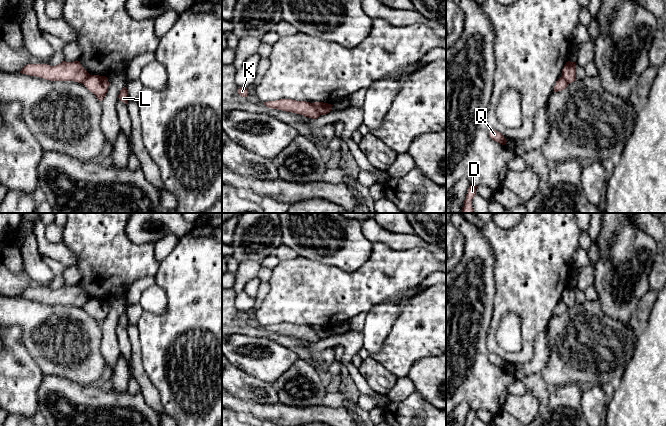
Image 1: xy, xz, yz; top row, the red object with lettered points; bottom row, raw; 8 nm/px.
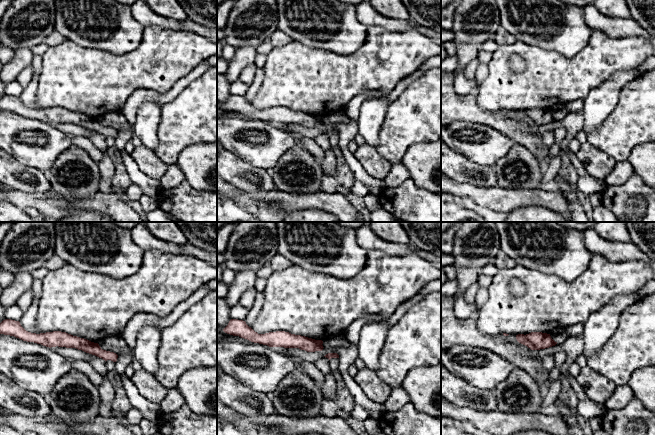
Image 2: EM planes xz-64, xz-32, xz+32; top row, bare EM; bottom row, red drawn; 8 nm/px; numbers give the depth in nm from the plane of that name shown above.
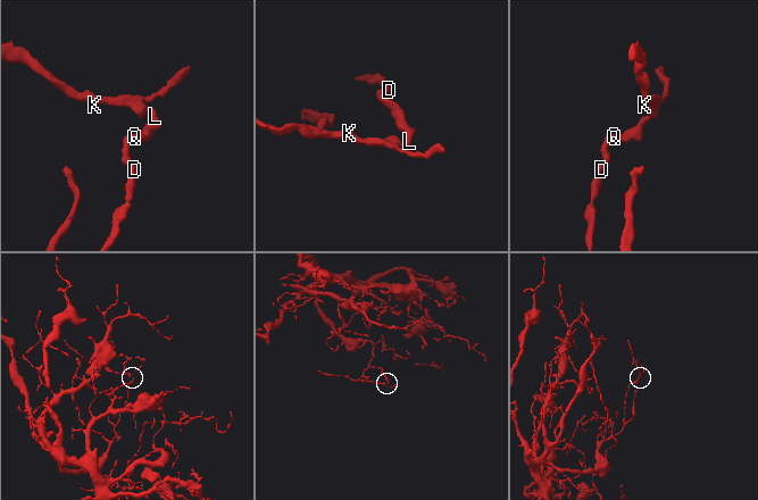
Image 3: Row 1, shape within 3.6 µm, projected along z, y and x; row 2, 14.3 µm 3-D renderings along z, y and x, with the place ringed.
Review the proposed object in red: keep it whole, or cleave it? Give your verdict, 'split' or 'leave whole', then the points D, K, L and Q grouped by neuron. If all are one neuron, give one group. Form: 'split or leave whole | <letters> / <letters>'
split | D L Q / K

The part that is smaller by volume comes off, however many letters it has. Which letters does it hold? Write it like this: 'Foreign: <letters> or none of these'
Foreign: K

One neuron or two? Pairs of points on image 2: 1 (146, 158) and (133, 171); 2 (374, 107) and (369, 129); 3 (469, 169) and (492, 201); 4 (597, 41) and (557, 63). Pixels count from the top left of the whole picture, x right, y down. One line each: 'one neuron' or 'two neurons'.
1: two neurons
2: one neuron
3: two neurons
4: one neuron

